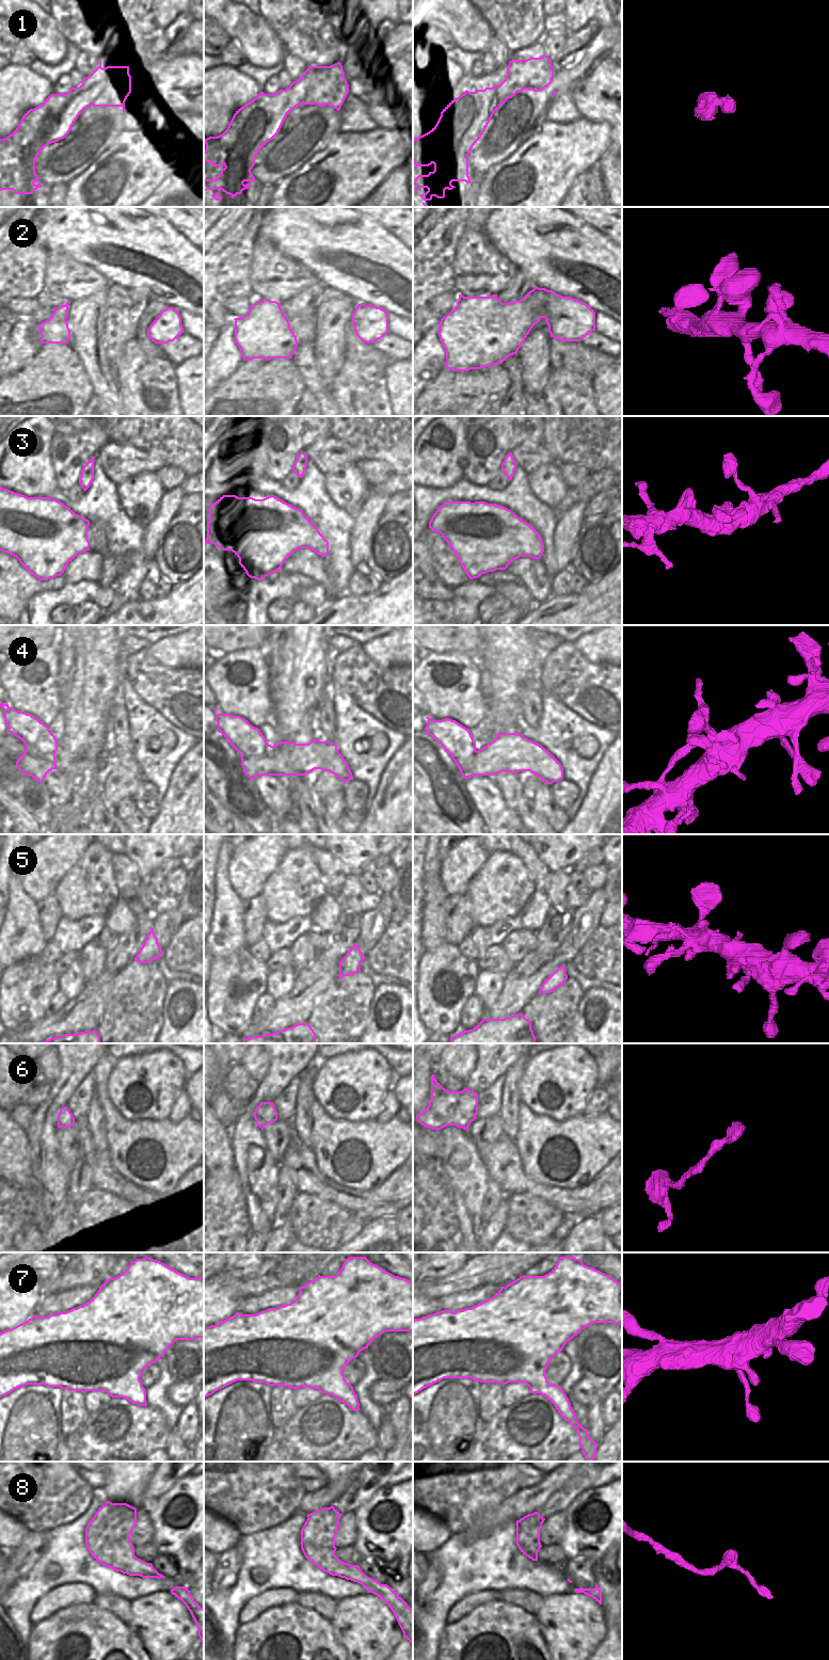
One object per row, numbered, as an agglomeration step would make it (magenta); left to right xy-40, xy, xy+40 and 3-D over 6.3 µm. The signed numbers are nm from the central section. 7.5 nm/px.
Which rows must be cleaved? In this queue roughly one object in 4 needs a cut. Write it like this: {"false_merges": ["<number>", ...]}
{"false_merges": ["1"]}

